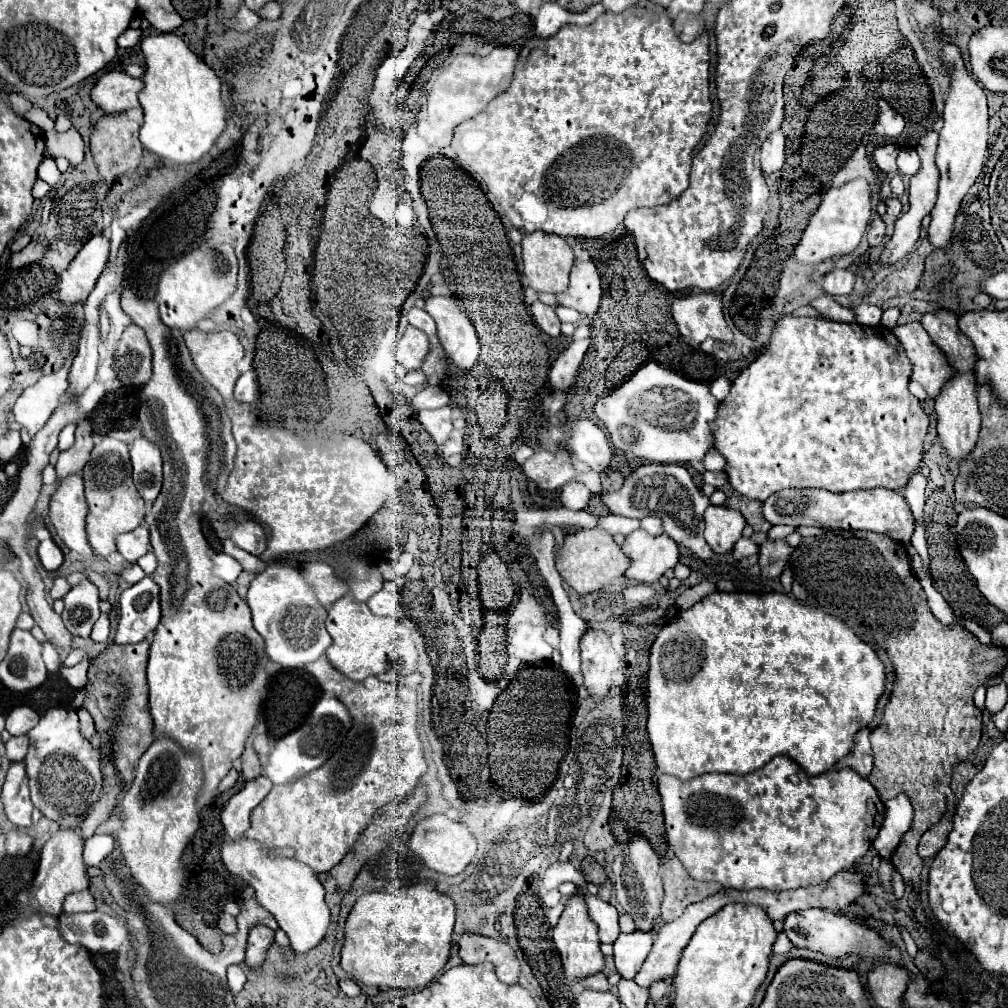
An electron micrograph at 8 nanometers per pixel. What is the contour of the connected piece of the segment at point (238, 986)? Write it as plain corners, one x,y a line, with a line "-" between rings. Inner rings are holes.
230,966
228,968
228,986
230,986
230,990
236,994
244,988
244,984
246,984
246,974
238,966

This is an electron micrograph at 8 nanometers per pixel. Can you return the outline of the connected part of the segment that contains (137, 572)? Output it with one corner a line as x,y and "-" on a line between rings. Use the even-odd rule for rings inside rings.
134,564
132,568
125,570
121,574
121,577
131,585
140,582
144,576
146,576
146,574
144,574
144,572
138,568
138,564

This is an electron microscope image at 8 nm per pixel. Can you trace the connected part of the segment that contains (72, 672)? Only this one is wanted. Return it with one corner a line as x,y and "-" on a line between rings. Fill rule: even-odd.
84,660
71,667
69,670
67,670
67,667
65,668
65,666
62,666
59,673
73,689
80,689
87,681
89,665
90,661

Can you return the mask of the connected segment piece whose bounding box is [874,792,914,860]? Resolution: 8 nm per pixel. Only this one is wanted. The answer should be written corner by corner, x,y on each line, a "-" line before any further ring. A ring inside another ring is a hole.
900,792
896,798
886,802
886,818
878,838
874,840
874,848
878,850
882,860
892,858
896,846
900,844
902,836
908,832
912,824
912,816
914,816
914,808
910,804
908,794

